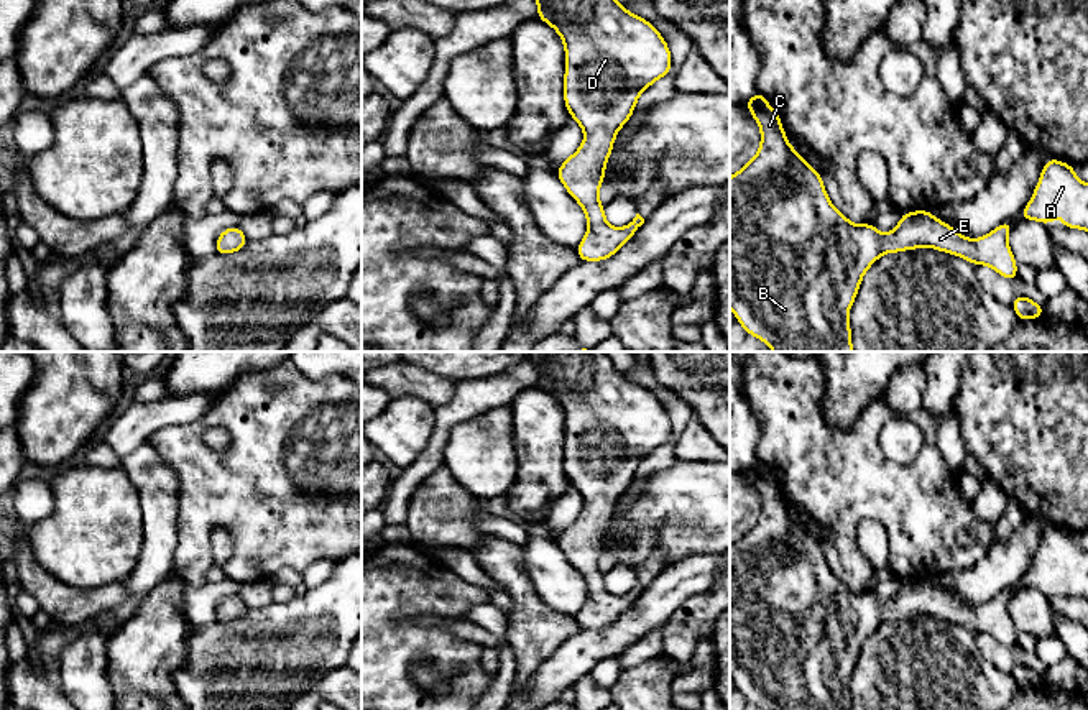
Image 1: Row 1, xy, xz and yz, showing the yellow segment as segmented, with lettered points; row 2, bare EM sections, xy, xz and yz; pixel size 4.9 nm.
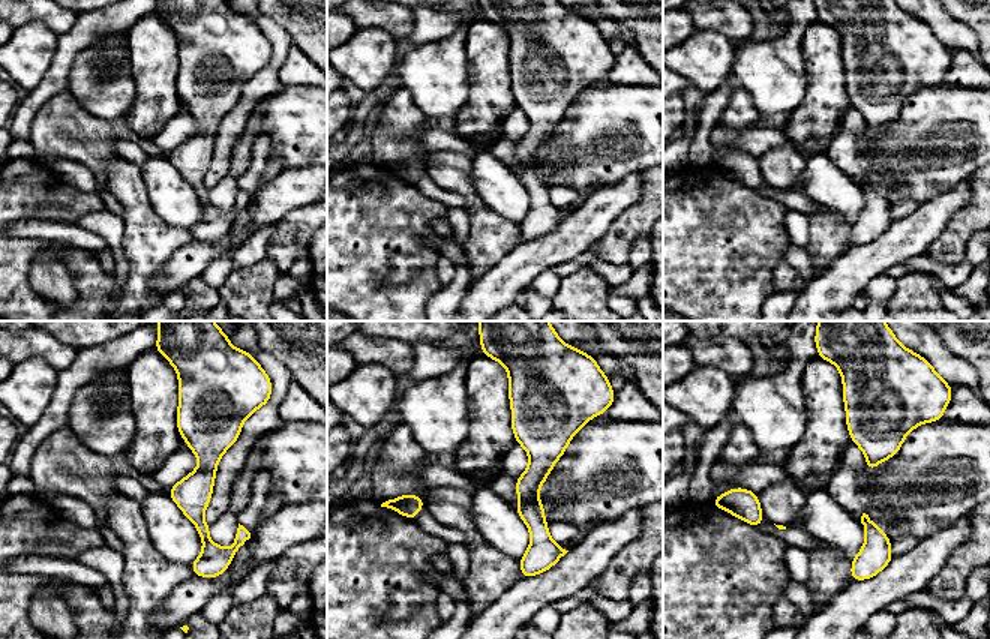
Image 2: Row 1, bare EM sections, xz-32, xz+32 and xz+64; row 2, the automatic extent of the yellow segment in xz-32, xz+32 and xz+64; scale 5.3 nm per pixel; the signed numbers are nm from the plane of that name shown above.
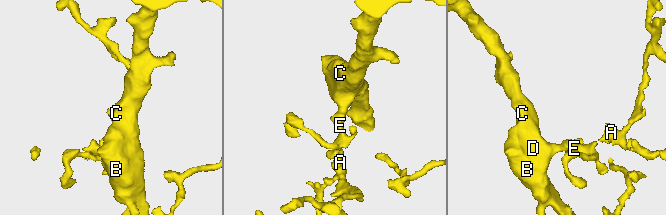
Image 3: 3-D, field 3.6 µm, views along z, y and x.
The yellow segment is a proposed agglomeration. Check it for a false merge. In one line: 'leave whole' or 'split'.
leave whole

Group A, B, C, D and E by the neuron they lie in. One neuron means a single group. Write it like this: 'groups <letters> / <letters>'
groups A B C D E

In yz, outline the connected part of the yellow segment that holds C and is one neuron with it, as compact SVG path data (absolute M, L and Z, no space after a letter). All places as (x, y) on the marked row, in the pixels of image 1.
M756 92L743 104L761 127L761 148L746 166L730 178L730 307L749 335L763 340L774 352L853 352L848 311L861 278L883 253L930 247L961 256L973 265L991 266L1011 283L1017 278L1017 263L1007 243L1012 220L1003 222L976 240L968 240L953 227L935 219L930 210L902 214L899 225L886 235L881 235L874 224L851 224L832 205L820 173L812 169L789 145L781 127L781 115L766 100L766 95Z

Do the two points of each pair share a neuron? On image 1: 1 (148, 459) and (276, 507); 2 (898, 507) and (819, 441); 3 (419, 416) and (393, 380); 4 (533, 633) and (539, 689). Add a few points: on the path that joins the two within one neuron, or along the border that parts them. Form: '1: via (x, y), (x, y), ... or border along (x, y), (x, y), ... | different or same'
1: border along (148, 441), (176, 475), (178, 505) | different
2: via (878, 488), (860, 482), (839, 461) | same
3: border along (391, 396), (416, 395), (436, 408) | different
4: border along (564, 641), (520, 692) | different

